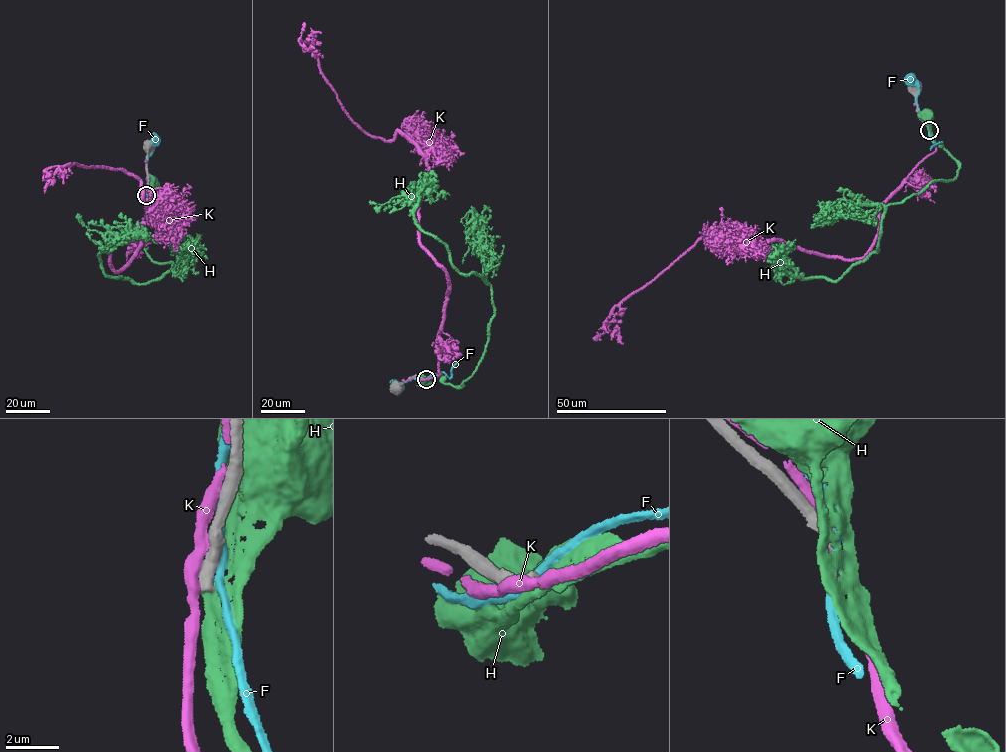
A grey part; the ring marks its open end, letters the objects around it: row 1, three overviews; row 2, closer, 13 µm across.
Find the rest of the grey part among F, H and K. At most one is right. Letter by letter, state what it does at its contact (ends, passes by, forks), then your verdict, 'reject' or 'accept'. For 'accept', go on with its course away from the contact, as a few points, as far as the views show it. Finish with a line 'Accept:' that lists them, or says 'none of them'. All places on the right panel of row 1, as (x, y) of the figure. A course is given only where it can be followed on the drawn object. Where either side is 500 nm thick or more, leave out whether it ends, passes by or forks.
F: it passes by; reject
H: reject
K: reject
Accept: none of them

